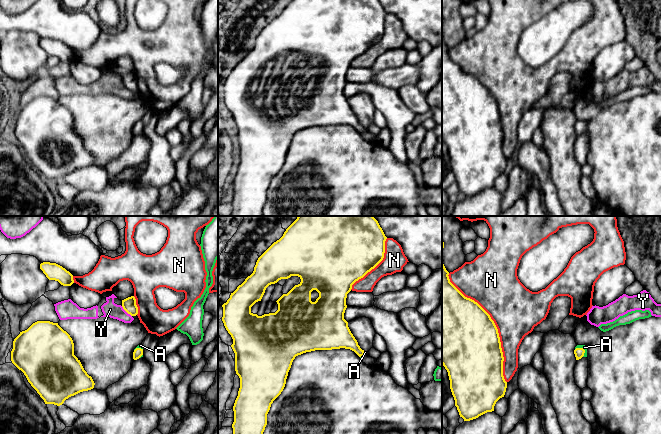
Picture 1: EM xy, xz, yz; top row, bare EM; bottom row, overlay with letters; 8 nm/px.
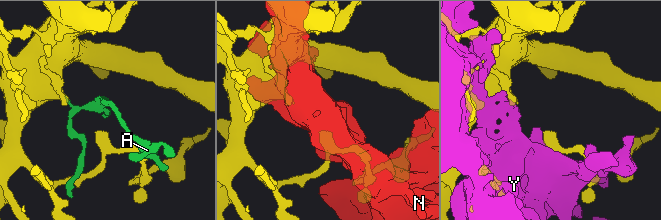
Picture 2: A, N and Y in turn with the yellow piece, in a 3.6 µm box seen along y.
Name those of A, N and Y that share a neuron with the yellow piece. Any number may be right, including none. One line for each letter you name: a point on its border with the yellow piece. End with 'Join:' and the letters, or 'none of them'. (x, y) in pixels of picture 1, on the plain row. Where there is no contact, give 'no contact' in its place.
A: meets yellow in yz at (582, 124)
Join: A

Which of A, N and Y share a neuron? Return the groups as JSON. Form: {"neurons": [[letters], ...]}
{"neurons": [["A"], ["N"], ["Y"]]}

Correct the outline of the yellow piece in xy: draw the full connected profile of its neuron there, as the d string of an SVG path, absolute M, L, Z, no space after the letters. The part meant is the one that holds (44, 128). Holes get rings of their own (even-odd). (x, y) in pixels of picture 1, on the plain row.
M37 97L13 117L12 139L21 146L45 180L60 182L66 175L94 164L94 157L74 131L74 119L70 111L58 99Z

